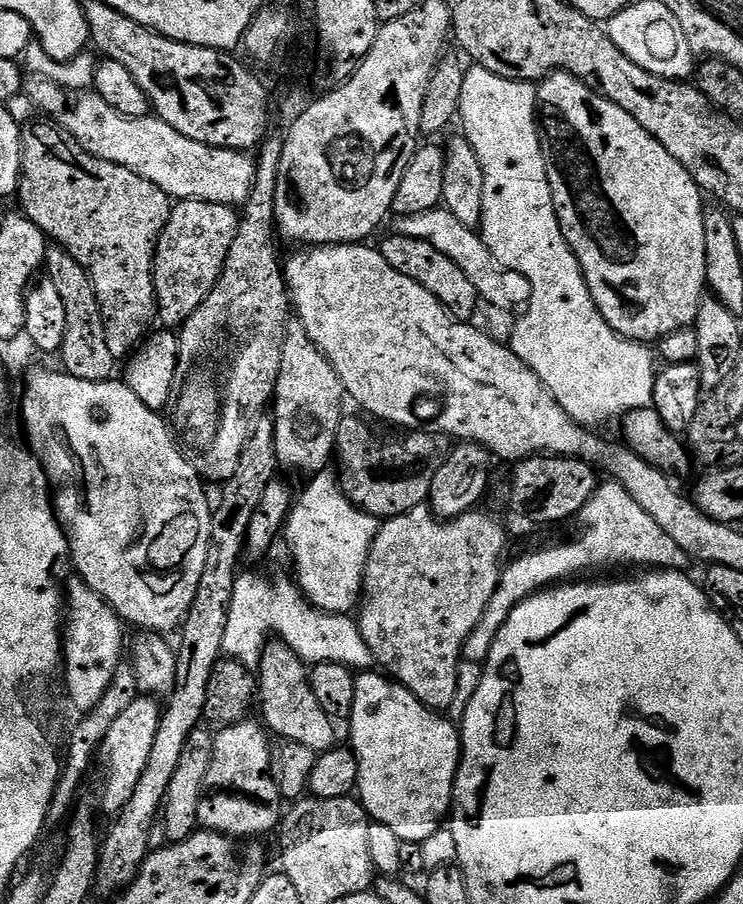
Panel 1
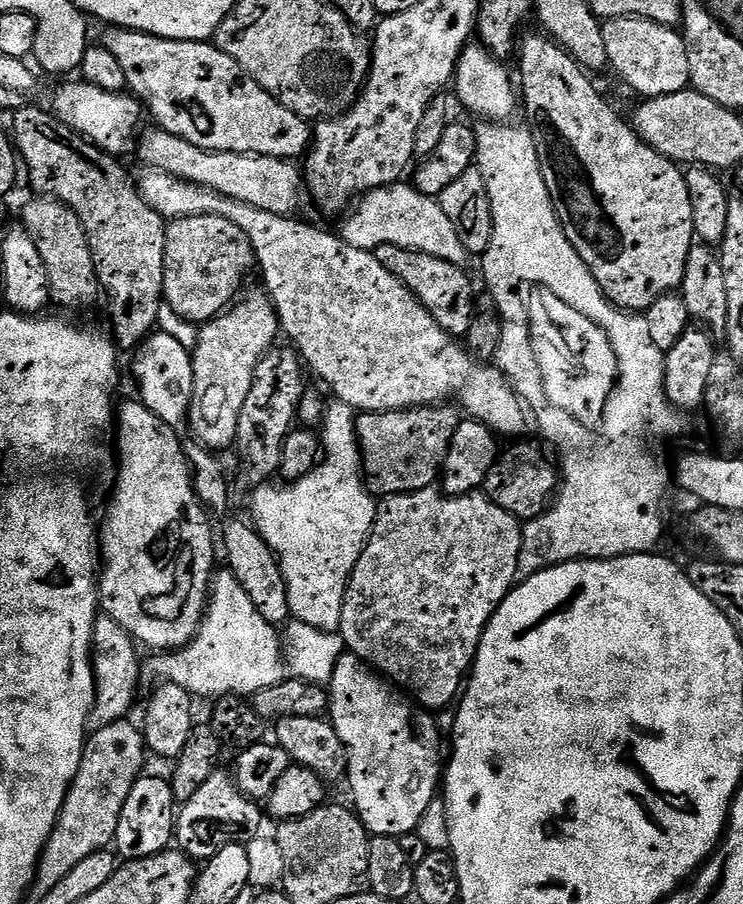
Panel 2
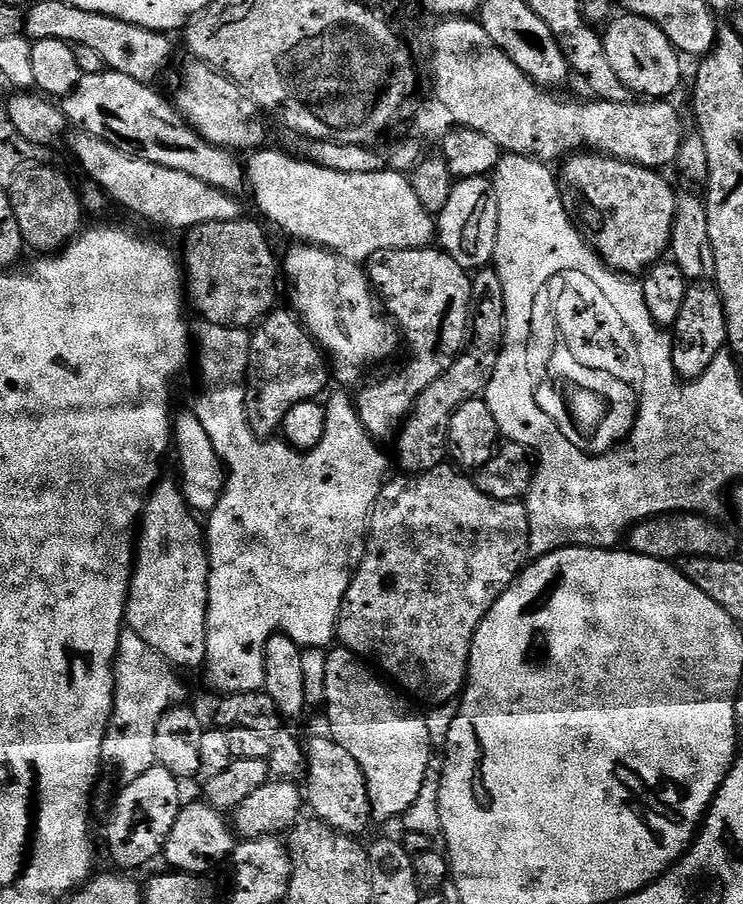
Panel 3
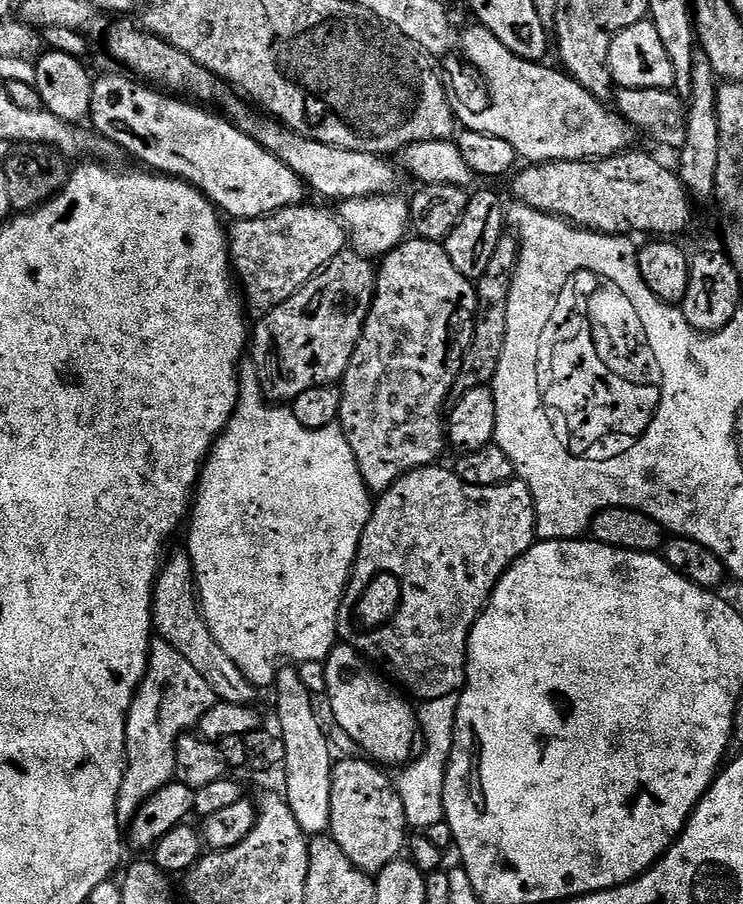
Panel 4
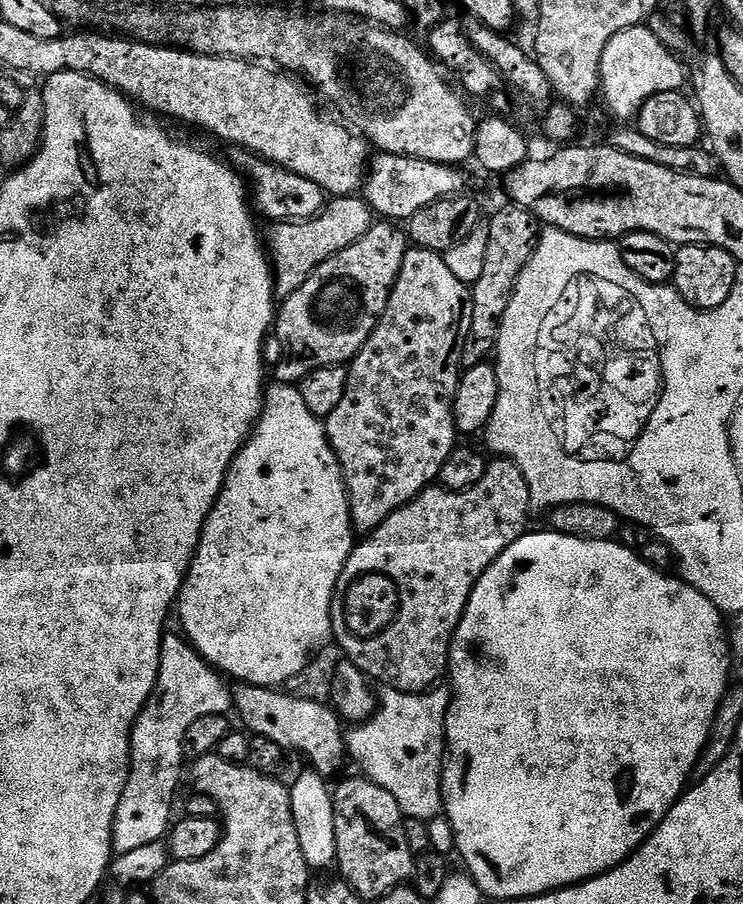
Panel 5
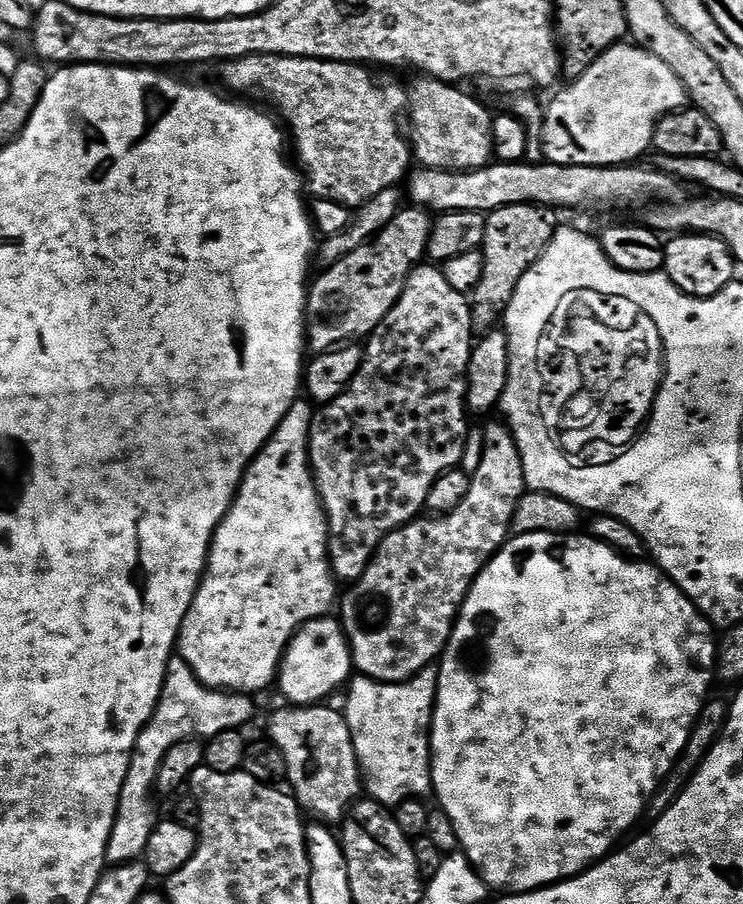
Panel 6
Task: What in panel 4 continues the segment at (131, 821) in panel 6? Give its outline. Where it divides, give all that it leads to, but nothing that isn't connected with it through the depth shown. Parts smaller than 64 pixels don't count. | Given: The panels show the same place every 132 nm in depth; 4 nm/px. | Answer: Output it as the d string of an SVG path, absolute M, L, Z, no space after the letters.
M156 638L148 645L148 669L140 679L140 686L128 711L128 725L124 739L126 763L122 786L116 799L116 820L128 826L136 812L156 792L173 783L176 775L176 739L195 729L202 714L218 703L214 690L206 686L206 678L170 646L170 642Z

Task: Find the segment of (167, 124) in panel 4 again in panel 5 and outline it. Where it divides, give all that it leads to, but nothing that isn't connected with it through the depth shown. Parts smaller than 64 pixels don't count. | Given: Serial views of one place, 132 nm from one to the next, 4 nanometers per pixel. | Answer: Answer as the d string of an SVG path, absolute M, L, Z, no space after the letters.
M236 150L233 153L230 163L237 173L246 177L247 183L250 185L251 203L261 217L264 215L266 219L272 220L271 222L312 220L324 211L326 193L322 190L322 186L310 182L310 178L302 178L302 174L288 172L273 164L271 160L263 160L262 157L254 156L251 152Z

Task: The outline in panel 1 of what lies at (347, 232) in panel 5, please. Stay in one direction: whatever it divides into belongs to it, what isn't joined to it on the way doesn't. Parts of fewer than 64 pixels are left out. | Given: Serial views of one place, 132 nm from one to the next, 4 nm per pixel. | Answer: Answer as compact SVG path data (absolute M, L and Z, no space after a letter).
M182 200L173 207L163 234L154 244L152 292L161 325L183 325L214 290L234 242L238 223L235 207L201 200Z

